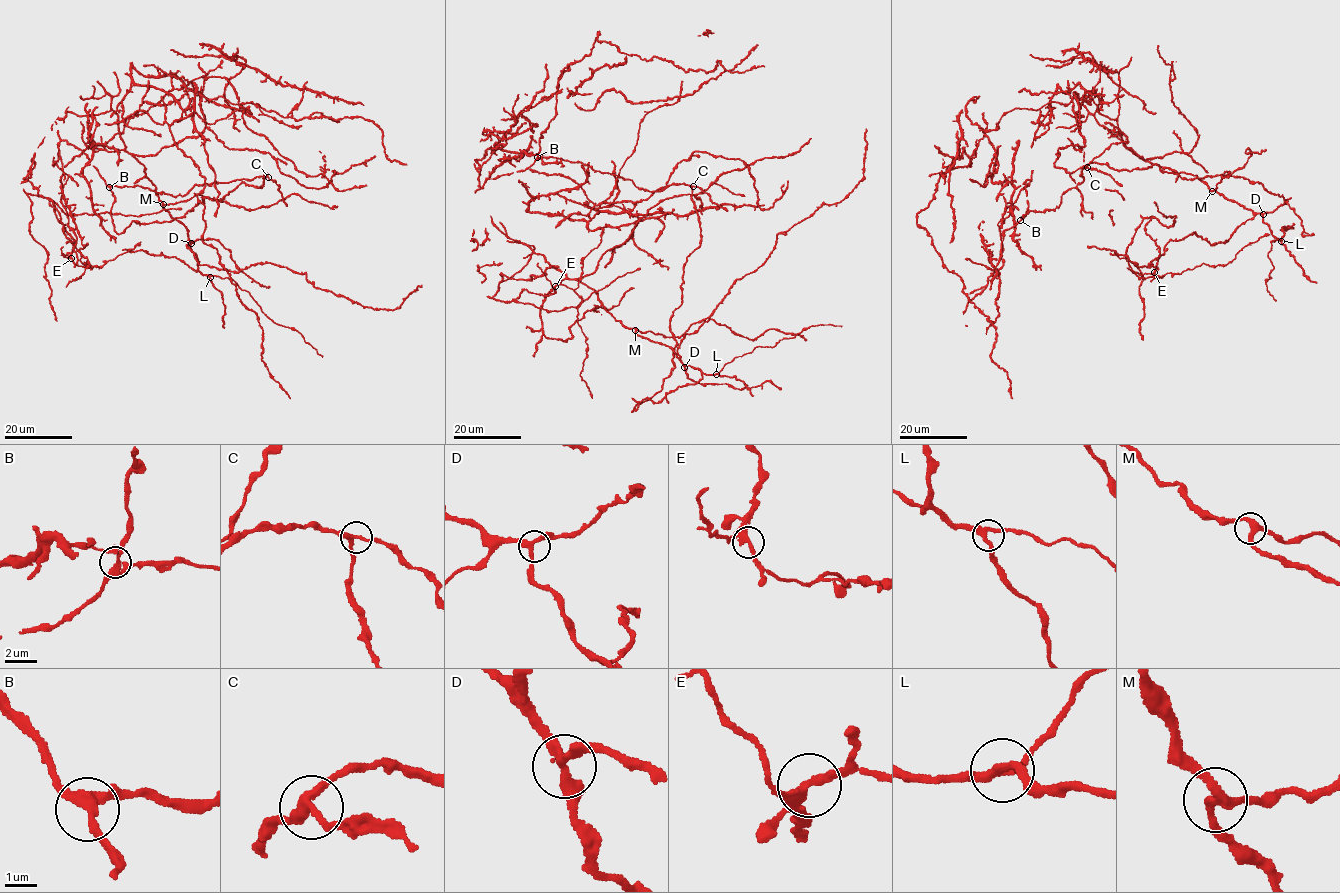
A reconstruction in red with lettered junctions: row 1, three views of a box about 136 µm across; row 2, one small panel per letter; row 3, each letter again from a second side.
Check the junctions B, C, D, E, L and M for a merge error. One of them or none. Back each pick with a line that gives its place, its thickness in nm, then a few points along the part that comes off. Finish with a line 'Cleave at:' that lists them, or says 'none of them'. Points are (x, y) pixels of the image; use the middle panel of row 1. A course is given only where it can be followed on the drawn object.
E: at (555, 286); 260 nm thick; foreign part runs (556, 285), (572, 288), (581, 299), (577, 322), (586, 339), (587, 351), (580, 375), (592, 398)
Cleave at: E

